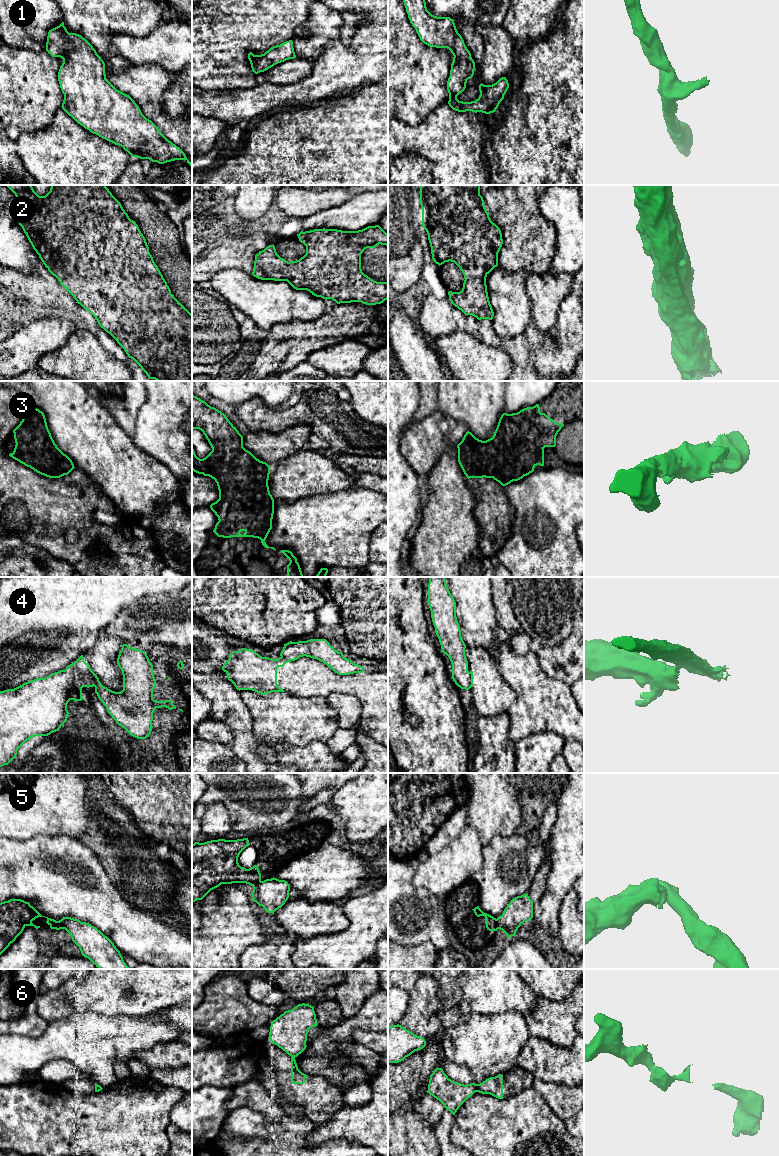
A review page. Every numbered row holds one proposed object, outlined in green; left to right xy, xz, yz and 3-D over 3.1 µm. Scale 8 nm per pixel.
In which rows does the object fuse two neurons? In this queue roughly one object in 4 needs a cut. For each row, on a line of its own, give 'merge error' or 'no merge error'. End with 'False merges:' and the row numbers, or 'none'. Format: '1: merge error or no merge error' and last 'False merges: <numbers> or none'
1: no merge error
2: no merge error
3: no merge error
4: merge error
5: merge error
6: merge error
False merges: 4, 5, 6

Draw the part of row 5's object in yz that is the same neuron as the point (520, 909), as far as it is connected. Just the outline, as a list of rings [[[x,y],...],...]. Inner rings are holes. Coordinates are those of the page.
[[[528,894],[517,896],[510,901],[501,916],[497,918],[498,929],[507,936],[515,936],[518,928],[533,918],[533,901]]]

